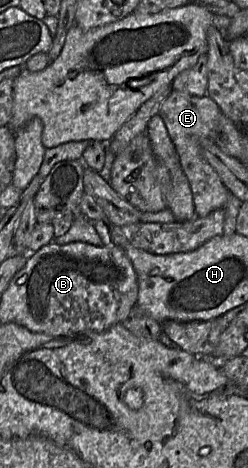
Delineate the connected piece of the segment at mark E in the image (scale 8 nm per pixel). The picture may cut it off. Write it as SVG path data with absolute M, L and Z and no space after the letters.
M171 89L160 105L158 115L166 126L181 168L188 179L193 195L195 217L204 218L213 211L223 208L230 193L215 170L204 159L199 145L201 138L210 137L214 141L214 134L222 115L217 104L207 95L197 97Z

